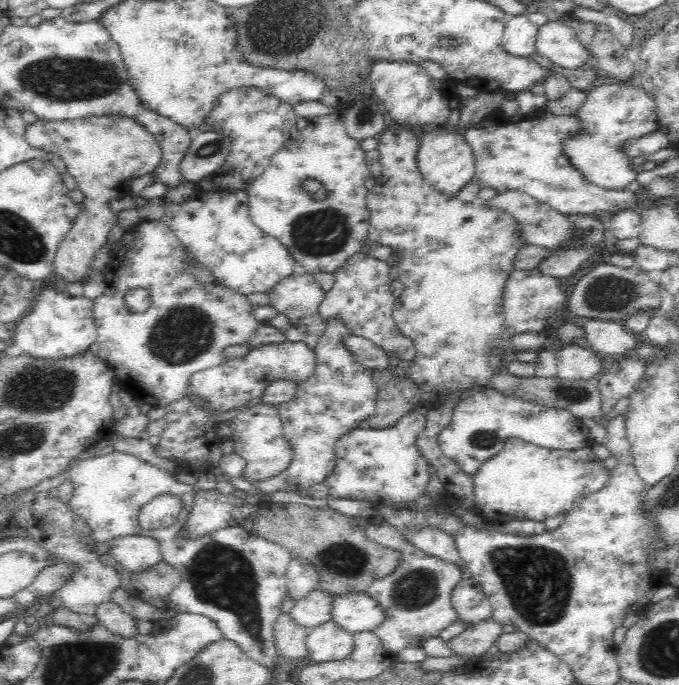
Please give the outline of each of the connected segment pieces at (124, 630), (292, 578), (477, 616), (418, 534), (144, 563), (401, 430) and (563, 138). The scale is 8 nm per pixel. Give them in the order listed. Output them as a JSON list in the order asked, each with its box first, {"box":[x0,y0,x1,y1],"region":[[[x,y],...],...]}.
[{"box":[93,599,137,637],"region":[[[111,599],[97,604],[93,615],[97,623],[123,637],[134,636],[137,632],[135,618],[124,613],[122,609]]]},{"box":[286,559,319,600],"region":[[[291,559],[286,576],[287,594],[294,600],[319,588],[316,569],[305,560]]]},{"box":[453,579,491,626],"region":[[[462,579],[462,582],[454,588],[453,605],[458,618],[469,622],[470,626],[491,616],[487,595],[472,579]]]},{"box":[410,528,466,571],"region":[[[420,528],[420,530],[410,530],[410,541],[420,551],[428,556],[433,556],[438,560],[450,561],[457,565],[462,571],[466,563],[460,556],[456,543],[452,536],[448,536],[445,532],[437,528]]]},{"box":[107,534,161,572],"region":[[[146,534],[113,538],[108,543],[107,552],[116,560],[118,568],[130,572],[150,570],[152,565],[161,560],[157,540]]]},{"box":[323,410,429,507],"region":[[[410,410],[394,426],[384,429],[363,426],[342,436],[335,444],[335,467],[323,482],[329,497],[372,502],[380,507],[416,500],[425,492],[429,478],[428,459],[416,444],[426,426],[426,417]]]},{"box":[465,110,650,216],"region":[[[545,110],[535,111],[534,113],[522,116],[516,122],[502,122],[494,129],[494,122],[482,122],[482,124],[474,124],[468,128],[465,134],[465,141],[470,145],[473,157],[475,160],[474,181],[480,188],[490,186],[496,188],[498,192],[505,190],[519,190],[529,194],[532,198],[541,203],[548,203],[550,208],[563,215],[571,216],[575,214],[593,214],[594,212],[640,212],[644,208],[648,208],[650,203],[642,200],[640,195],[632,191],[620,190],[606,190],[598,188],[585,179],[582,172],[570,163],[570,157],[566,155],[564,146],[566,142],[577,136],[578,132],[582,132],[582,119],[578,116],[557,116],[552,112]]]}]

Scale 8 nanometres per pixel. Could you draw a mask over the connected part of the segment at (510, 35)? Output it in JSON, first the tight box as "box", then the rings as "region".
{"box":[502,12,539,56],"region":[[[526,12],[511,16],[504,25],[502,46],[514,56],[532,55],[535,52],[534,43],[538,29],[539,26],[528,19]]]}

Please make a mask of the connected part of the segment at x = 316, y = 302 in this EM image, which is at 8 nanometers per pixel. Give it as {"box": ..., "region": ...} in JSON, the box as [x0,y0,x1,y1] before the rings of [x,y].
{"box":[268,272,325,333],"region":[[[293,272],[270,288],[268,296],[269,306],[284,314],[293,327],[306,326],[312,333],[325,328],[319,312],[325,293],[313,274]]]}

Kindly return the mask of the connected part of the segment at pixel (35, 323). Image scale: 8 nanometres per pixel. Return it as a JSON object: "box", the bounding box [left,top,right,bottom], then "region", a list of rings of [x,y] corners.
{"box":[11,285,96,360],"region":[[[60,285],[54,288],[42,288],[34,298],[33,306],[20,321],[11,325],[11,343],[16,345],[20,352],[42,360],[56,360],[56,358],[70,358],[89,350],[95,343],[96,328],[93,322],[93,307],[95,302],[88,298],[71,297]]]}

